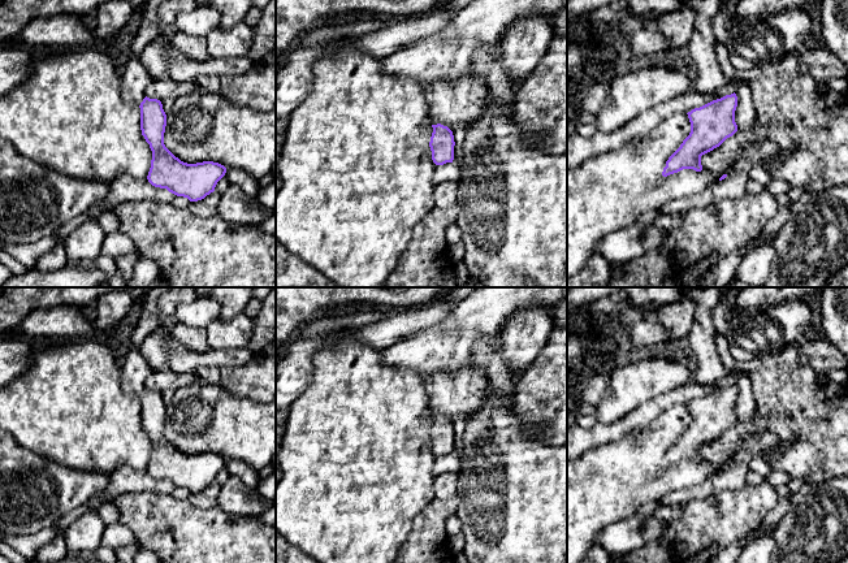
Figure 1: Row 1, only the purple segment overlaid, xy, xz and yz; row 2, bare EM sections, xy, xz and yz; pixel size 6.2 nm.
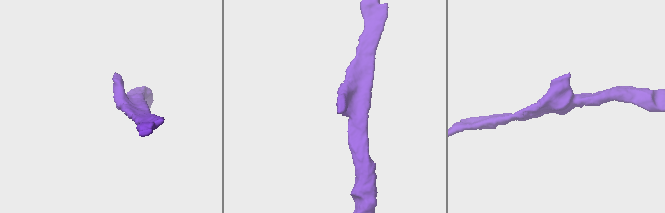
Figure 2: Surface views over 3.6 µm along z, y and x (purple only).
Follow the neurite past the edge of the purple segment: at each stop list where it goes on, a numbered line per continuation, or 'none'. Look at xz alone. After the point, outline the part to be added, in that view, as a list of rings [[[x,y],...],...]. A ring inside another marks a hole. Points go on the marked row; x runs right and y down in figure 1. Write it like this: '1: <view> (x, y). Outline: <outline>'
1: xz (427, 130). Outline: [[[428,121],[423,125],[419,143],[423,146],[429,146],[432,133],[433,133],[433,127],[432,124]]]

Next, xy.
1: xy (135, 79). Outline: [[[131,57],[122,74],[121,95],[122,100],[131,107],[139,107],[146,98],[147,87],[153,82],[153,77],[142,64],[140,57]]]

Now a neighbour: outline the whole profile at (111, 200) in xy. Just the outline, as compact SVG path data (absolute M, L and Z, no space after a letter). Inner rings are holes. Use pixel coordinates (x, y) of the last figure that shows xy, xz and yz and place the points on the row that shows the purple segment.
M124 174L116 178L109 187L109 194L104 200L92 205L86 213L92 220L98 220L107 211L113 211L114 207L124 203L134 203L142 200L155 200L160 203L172 203L174 194L166 189L152 186L147 178L137 179Z

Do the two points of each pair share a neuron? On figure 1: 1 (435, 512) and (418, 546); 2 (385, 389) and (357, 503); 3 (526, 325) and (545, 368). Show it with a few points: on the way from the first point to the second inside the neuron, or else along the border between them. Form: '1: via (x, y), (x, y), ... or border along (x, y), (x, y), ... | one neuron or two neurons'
1: via (432, 520), (425, 538) | one neuron
2: via (366, 418), (364, 475) | one neuron
3: border along (553, 329), (539, 356), (524, 373) | two neurons

